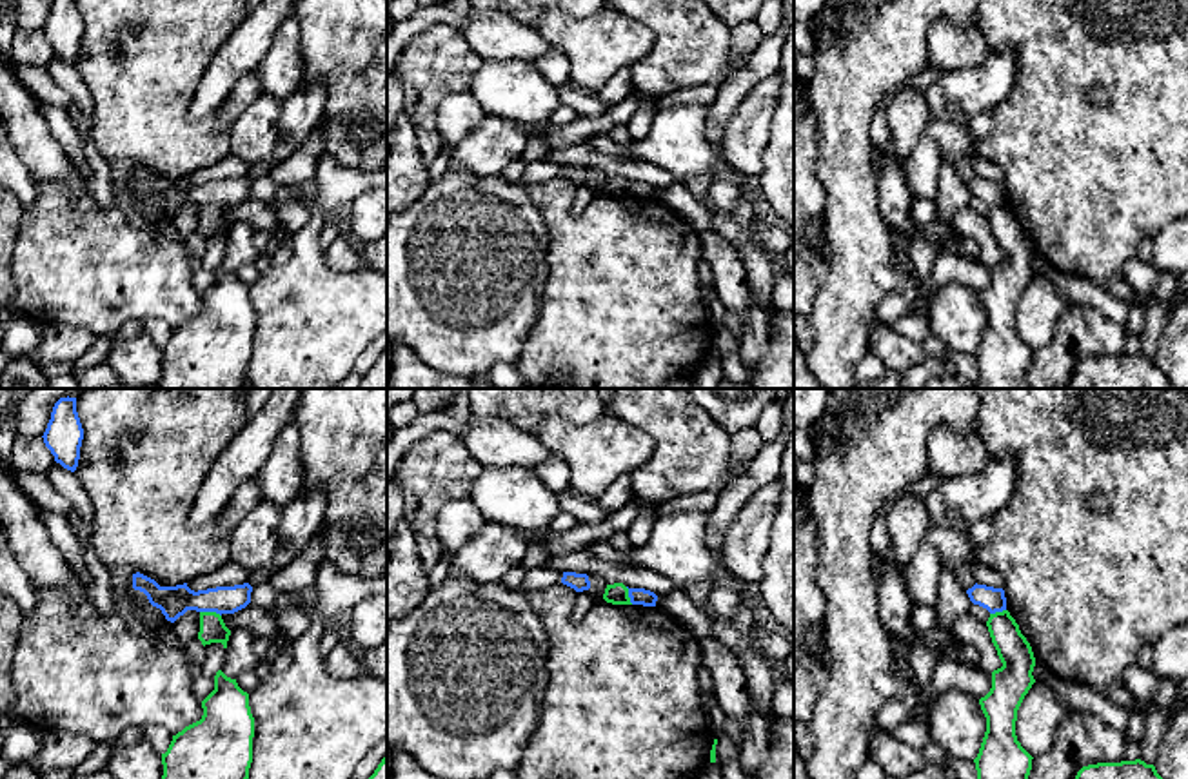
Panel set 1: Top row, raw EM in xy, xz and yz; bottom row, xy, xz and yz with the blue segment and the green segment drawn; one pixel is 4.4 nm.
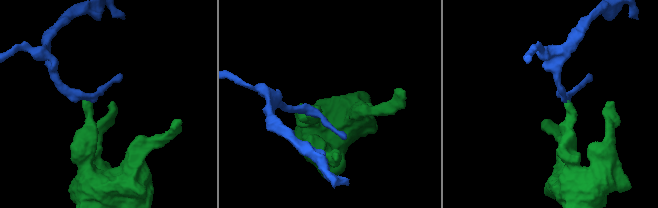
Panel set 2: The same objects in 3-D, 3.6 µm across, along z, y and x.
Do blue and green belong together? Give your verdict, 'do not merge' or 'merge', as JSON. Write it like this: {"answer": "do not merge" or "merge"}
{"answer": "do not merge"}

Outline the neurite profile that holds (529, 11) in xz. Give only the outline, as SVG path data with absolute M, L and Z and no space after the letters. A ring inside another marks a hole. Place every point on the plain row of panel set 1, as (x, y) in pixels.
M470 0L470 9L483 15L503 11L520 22L534 24L543 13L565 13L585 18L598 13L605 0Z

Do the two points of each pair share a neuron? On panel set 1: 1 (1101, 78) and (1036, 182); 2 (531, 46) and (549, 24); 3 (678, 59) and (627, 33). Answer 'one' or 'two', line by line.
1: one
2: two
3: two

